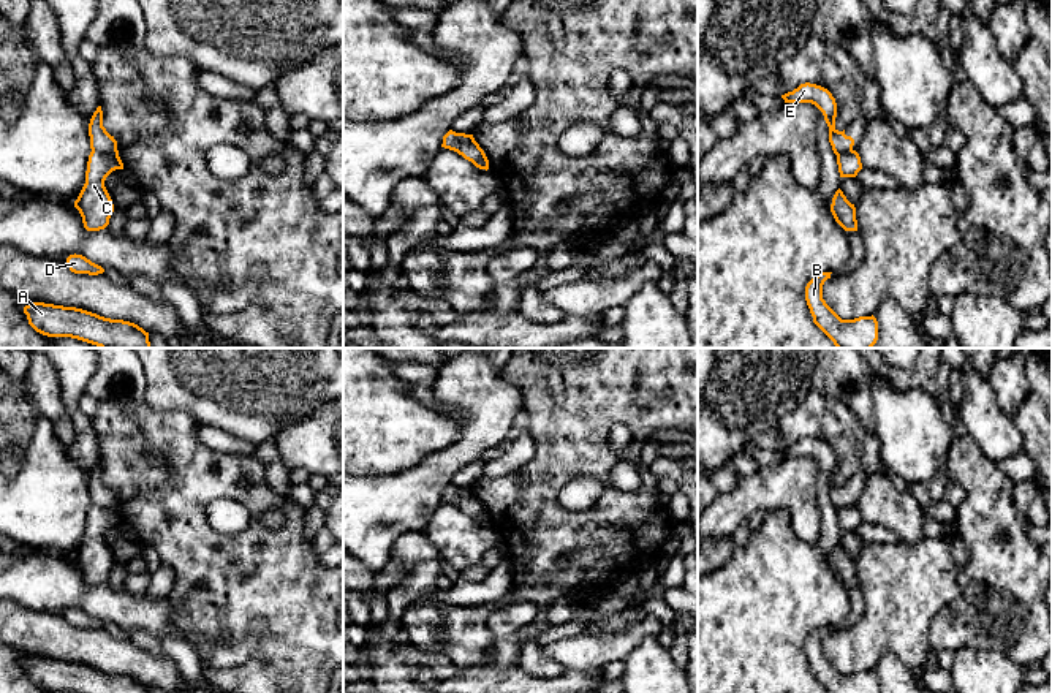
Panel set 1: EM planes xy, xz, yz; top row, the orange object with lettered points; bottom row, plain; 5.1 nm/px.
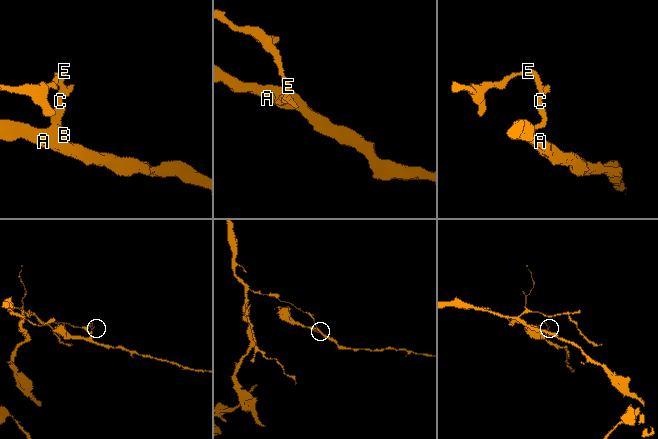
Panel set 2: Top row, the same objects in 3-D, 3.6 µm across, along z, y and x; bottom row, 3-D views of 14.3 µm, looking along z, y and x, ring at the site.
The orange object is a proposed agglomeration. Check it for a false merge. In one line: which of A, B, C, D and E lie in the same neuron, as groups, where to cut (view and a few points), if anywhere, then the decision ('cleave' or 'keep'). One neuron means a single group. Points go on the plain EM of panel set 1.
groups A B C D / E; cut xy (92, 503), (117, 508); cleave

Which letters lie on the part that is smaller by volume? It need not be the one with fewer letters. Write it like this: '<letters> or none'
A, B, C, D

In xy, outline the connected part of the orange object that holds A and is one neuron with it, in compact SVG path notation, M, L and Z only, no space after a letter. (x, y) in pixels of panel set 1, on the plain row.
M44 657L24 661L28 679L47 691L71 693L149 693L149 687L134 677L111 674L96 668Z

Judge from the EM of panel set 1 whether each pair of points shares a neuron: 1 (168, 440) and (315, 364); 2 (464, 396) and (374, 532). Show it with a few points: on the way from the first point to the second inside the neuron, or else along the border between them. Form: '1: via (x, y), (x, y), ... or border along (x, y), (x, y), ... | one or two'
1: border along (165, 410), (187, 410), (200, 426) | two
2: via (472, 432), (472, 437), (443, 465), (402, 502) | one

